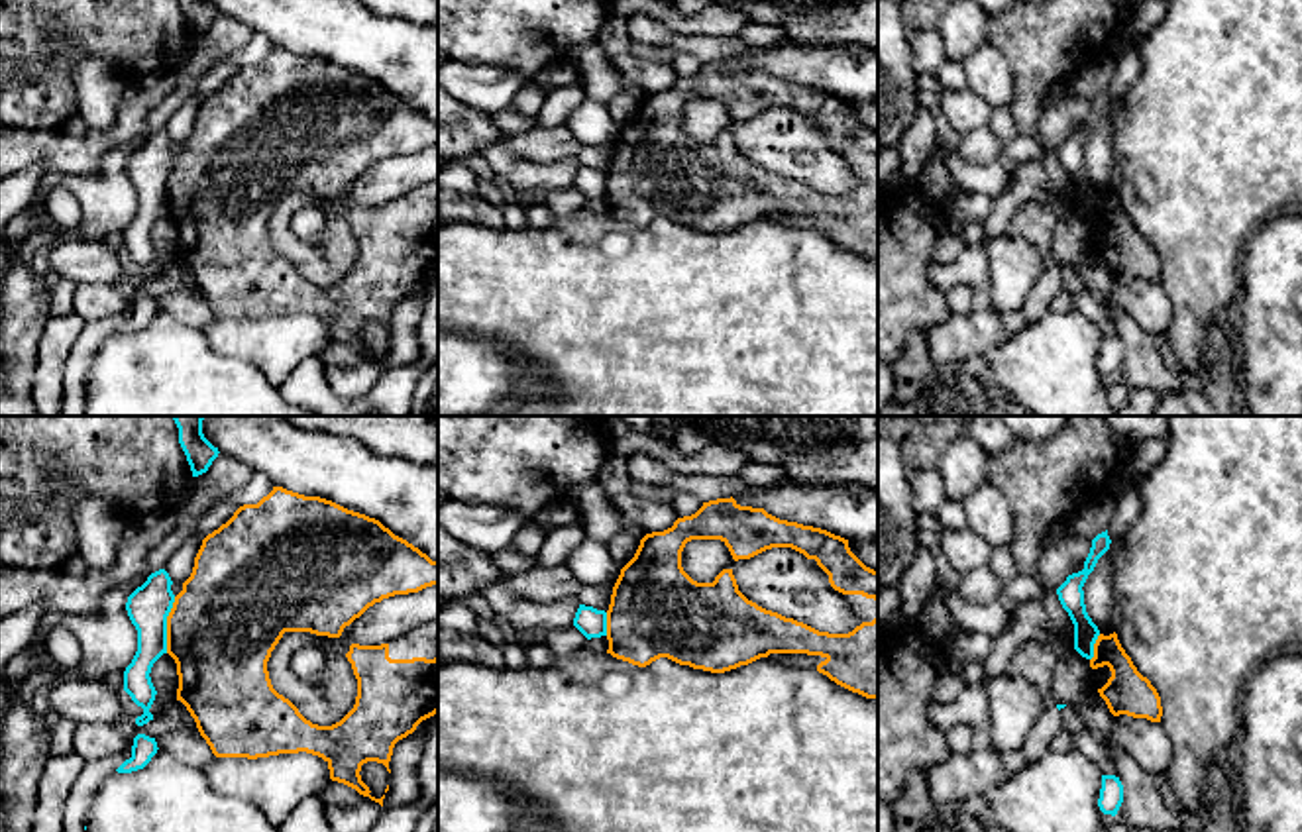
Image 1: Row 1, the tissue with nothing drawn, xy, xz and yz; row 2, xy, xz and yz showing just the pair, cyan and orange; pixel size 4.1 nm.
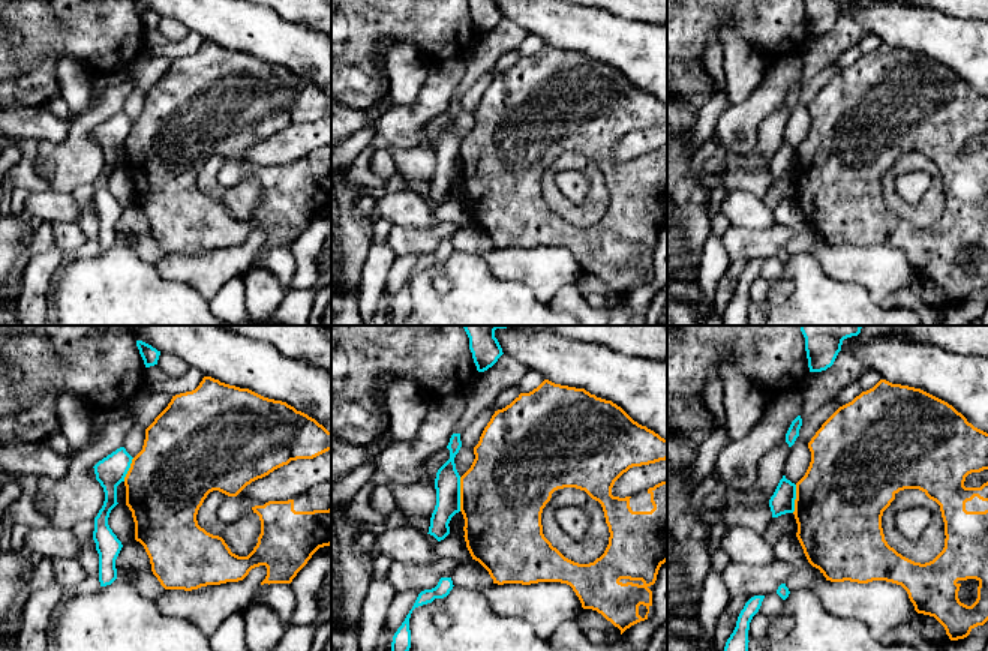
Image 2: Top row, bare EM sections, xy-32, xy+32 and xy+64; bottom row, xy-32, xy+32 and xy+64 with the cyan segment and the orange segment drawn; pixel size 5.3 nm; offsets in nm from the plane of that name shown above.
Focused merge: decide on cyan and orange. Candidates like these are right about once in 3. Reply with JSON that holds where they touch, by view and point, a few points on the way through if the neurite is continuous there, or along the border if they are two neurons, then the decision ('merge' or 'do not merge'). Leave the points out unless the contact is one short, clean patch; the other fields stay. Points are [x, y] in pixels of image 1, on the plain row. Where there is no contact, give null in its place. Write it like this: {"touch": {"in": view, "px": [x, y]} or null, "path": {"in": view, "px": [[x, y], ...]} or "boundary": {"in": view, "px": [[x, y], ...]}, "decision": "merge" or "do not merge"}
{"touch": {"in": "xy", "px": [165, 185]}, "boundary": {"in": "xy", "px": [[175, 157], [167, 177], [165, 212]]}, "decision": "do not merge"}

